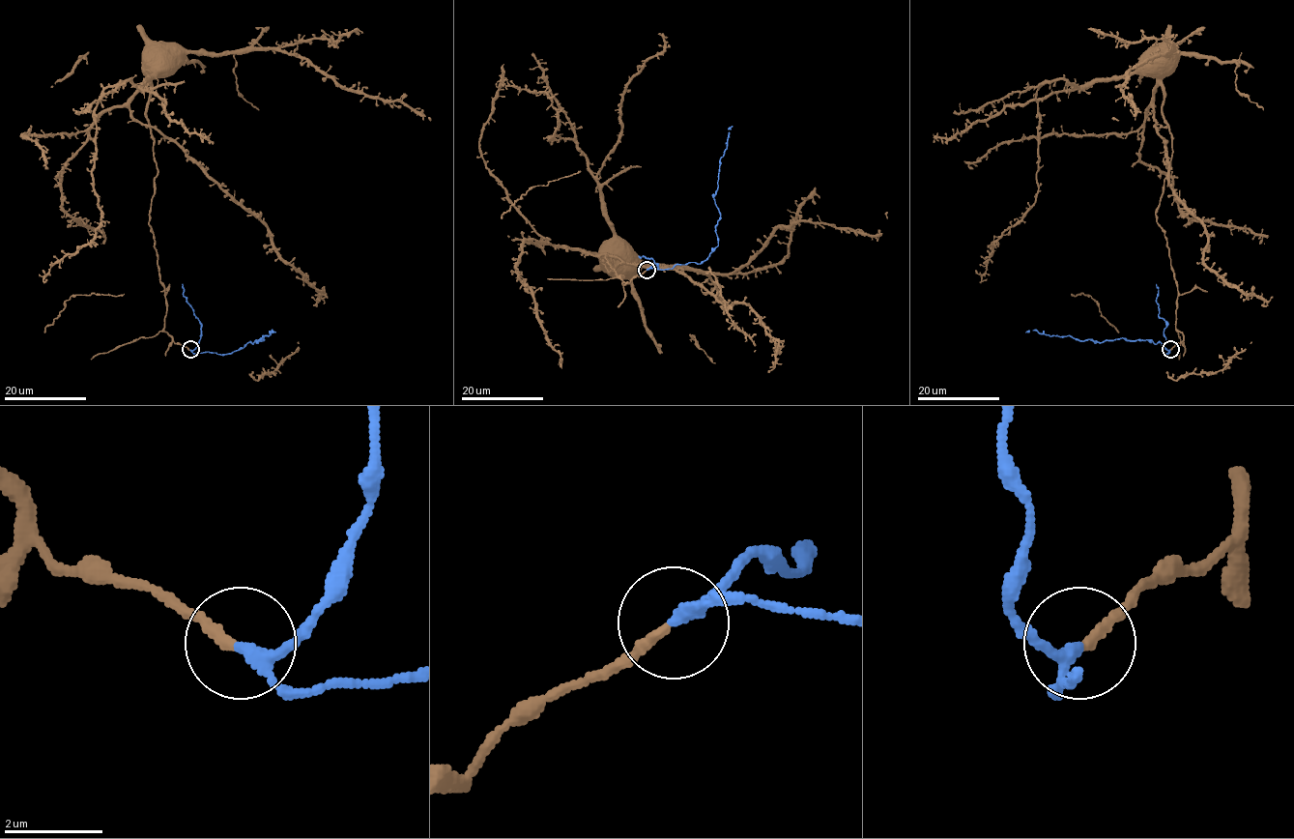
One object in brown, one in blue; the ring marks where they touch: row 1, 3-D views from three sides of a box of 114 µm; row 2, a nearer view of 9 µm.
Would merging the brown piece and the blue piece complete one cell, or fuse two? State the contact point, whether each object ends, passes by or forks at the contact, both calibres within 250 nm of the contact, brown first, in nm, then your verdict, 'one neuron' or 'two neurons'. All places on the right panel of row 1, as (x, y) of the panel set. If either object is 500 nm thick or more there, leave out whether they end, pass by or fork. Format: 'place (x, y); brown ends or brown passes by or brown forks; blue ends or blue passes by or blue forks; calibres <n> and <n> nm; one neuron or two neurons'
place (1170, 349); brown ends; blue passes by; calibres 200 and 200 nm; one neuron

